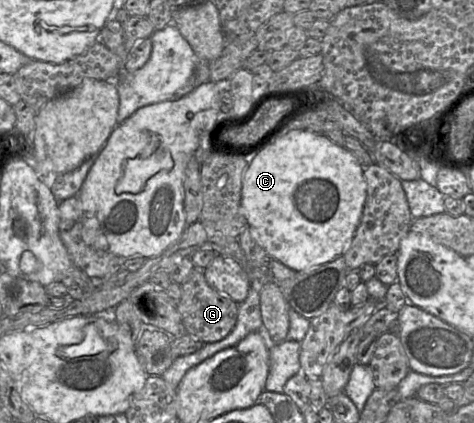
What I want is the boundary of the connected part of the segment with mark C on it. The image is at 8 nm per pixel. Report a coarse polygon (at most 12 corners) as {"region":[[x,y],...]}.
{"region":[[325,135],[256,150],[240,207],[295,272],[338,258],[367,195]]}

